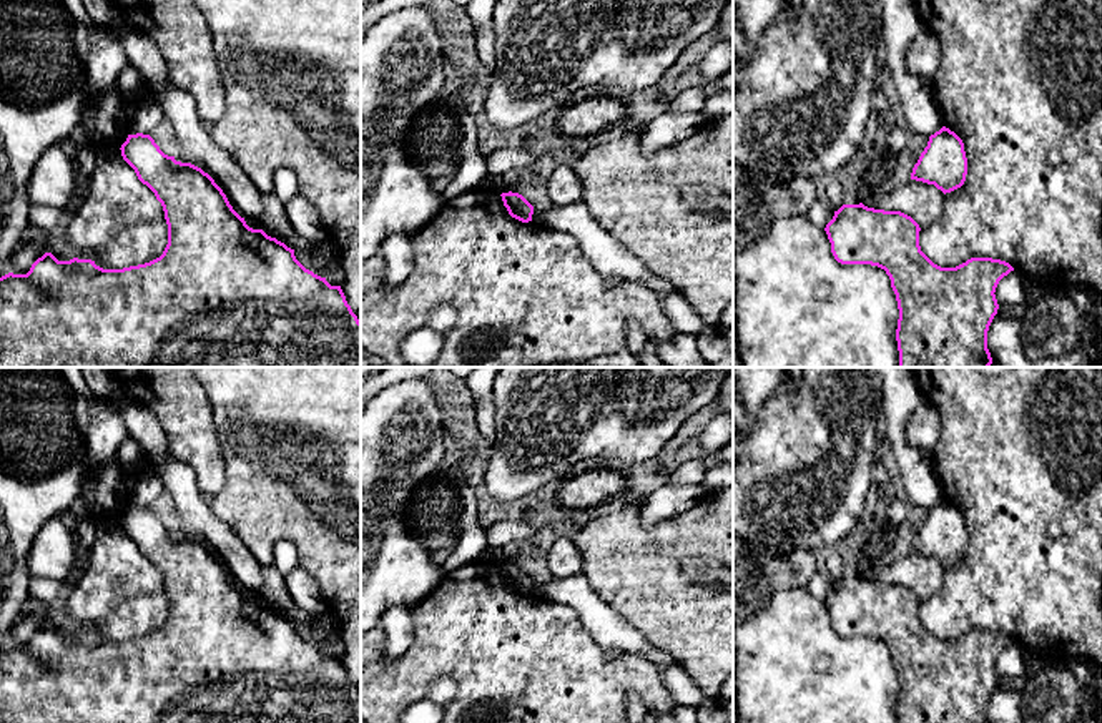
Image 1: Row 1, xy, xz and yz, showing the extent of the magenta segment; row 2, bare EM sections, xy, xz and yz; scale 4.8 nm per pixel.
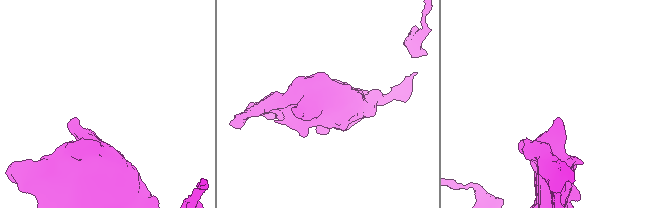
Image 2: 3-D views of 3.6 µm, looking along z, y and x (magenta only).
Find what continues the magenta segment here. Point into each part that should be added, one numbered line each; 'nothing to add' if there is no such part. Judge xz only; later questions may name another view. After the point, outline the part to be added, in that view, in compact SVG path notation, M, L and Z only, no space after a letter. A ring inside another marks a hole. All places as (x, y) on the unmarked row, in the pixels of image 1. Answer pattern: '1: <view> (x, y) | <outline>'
nothing to add

